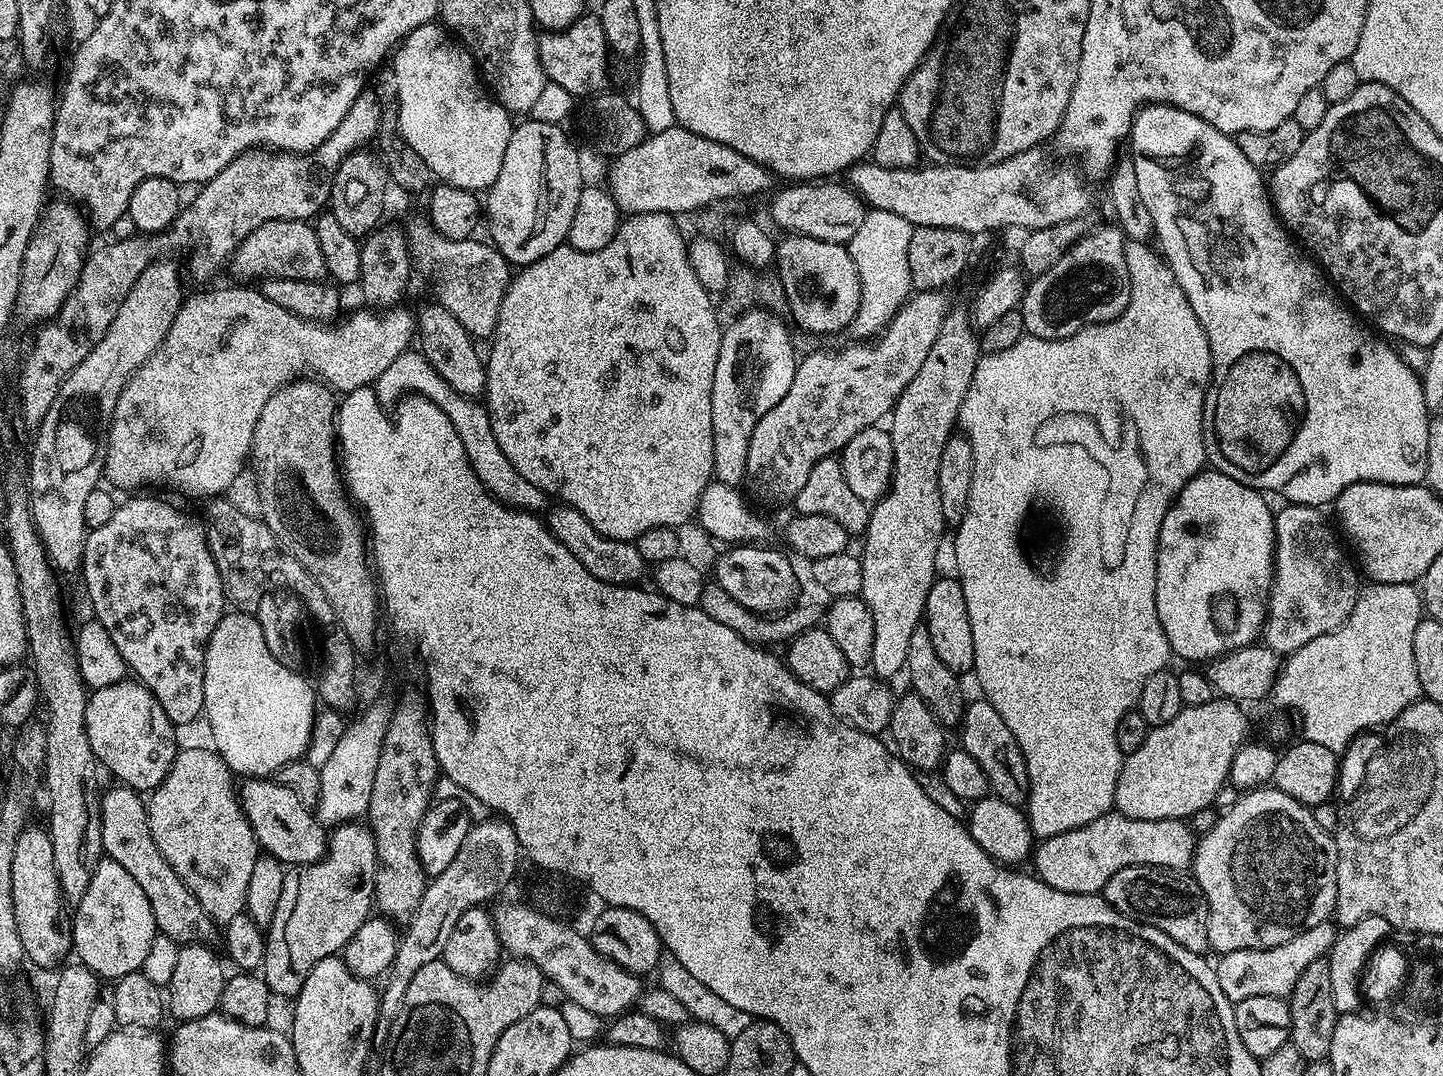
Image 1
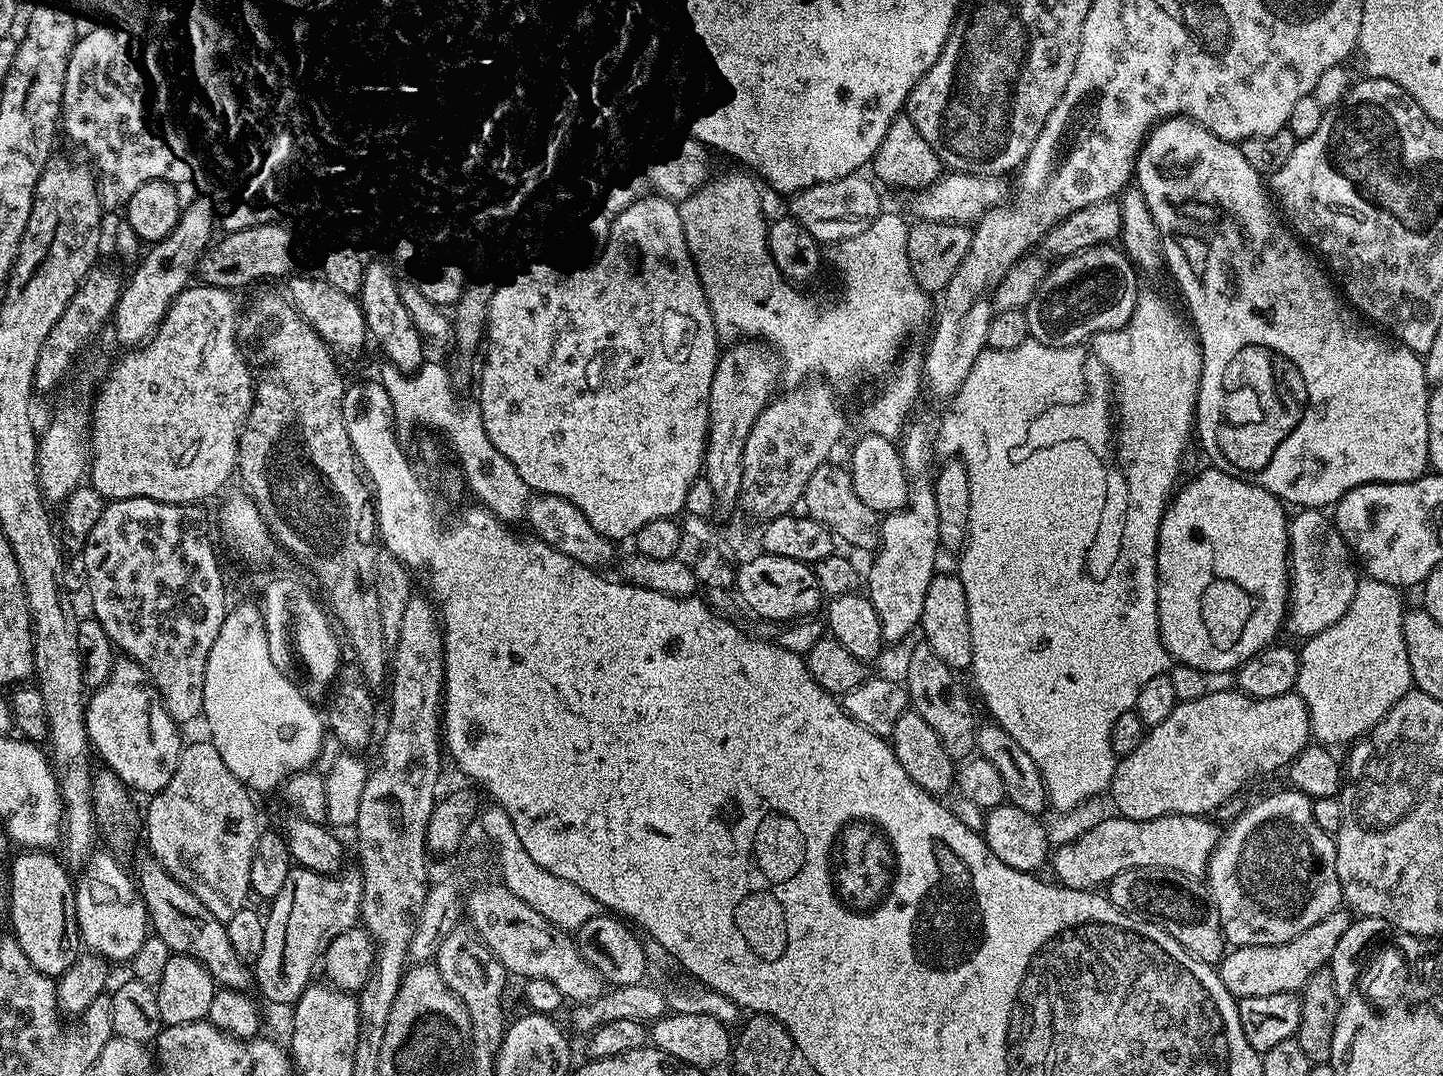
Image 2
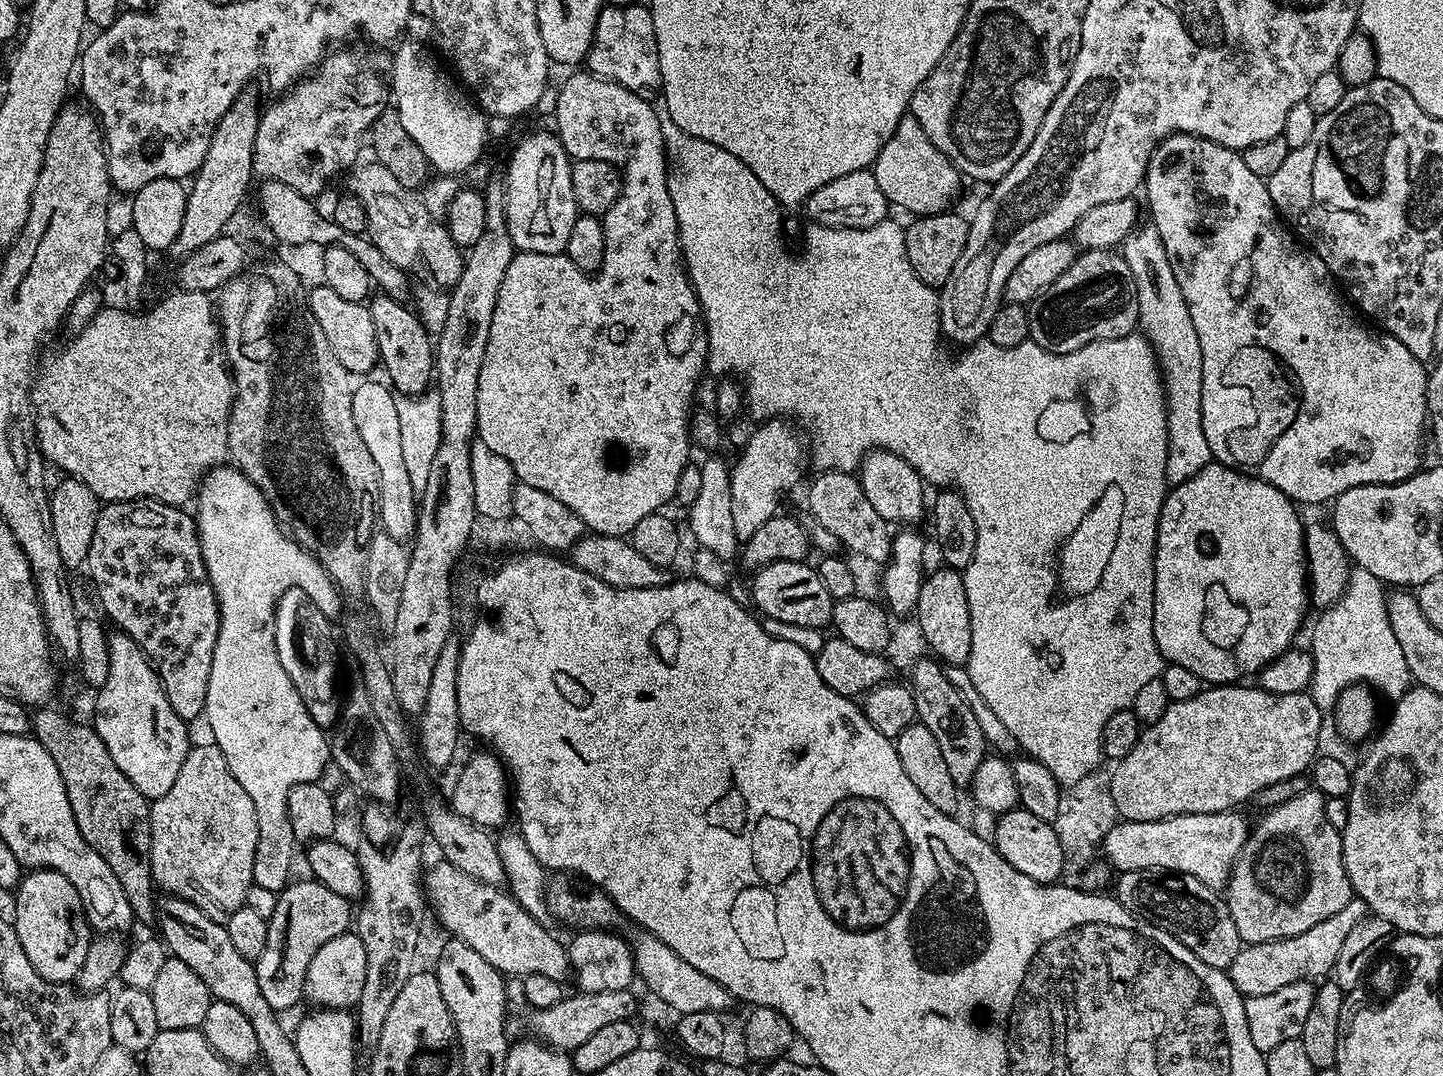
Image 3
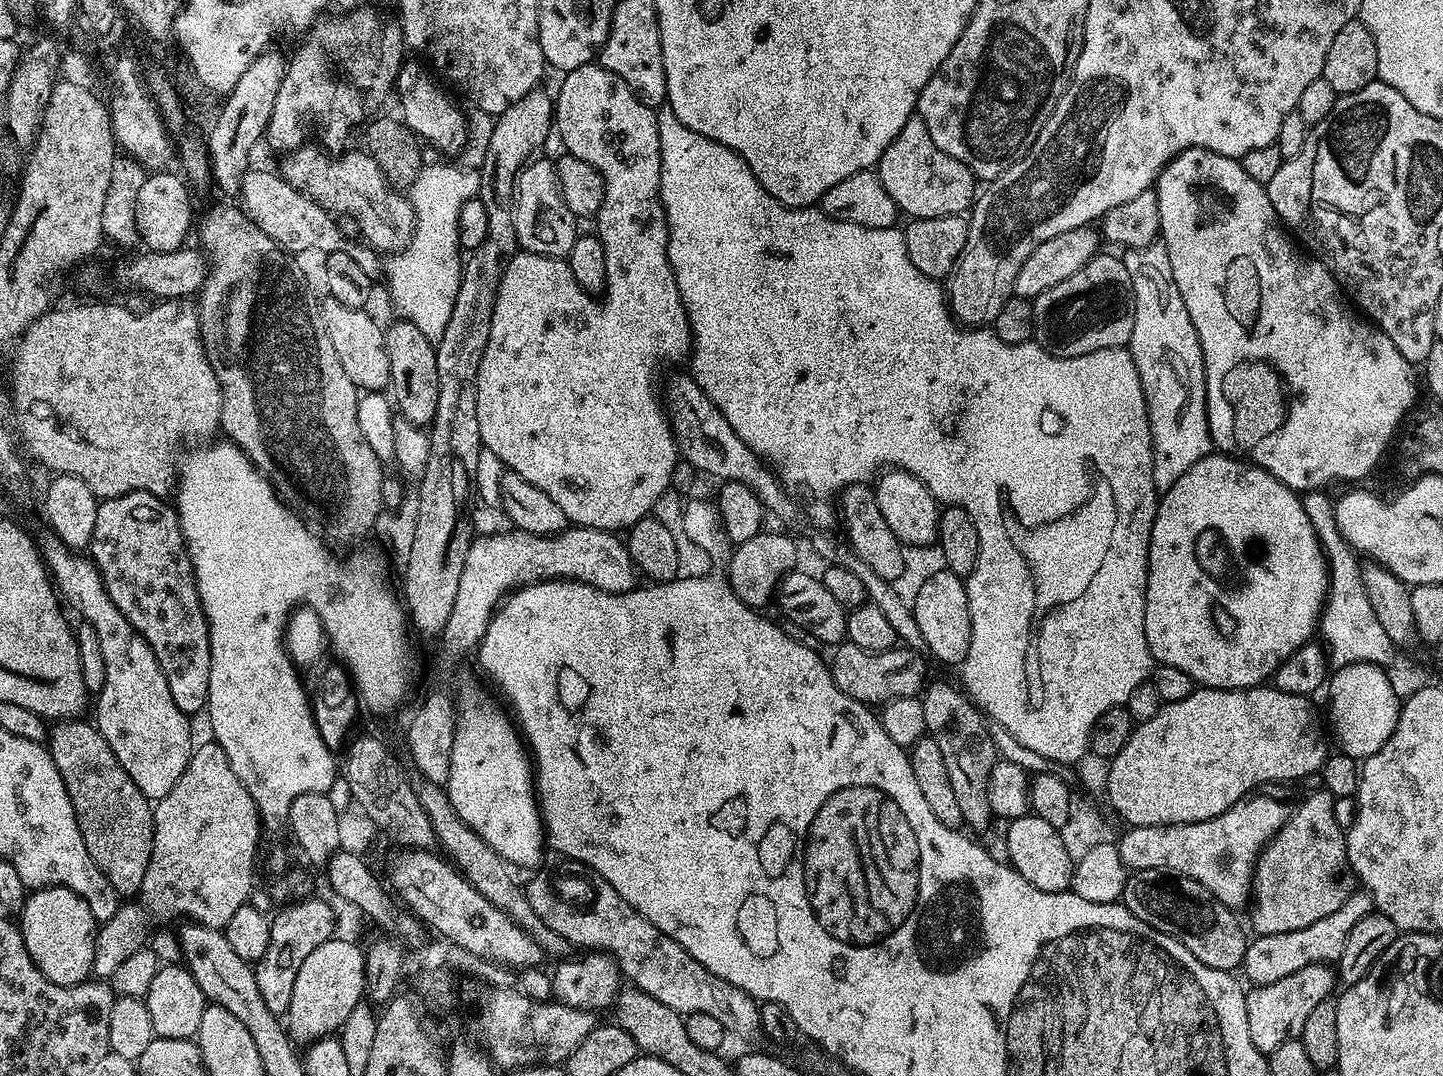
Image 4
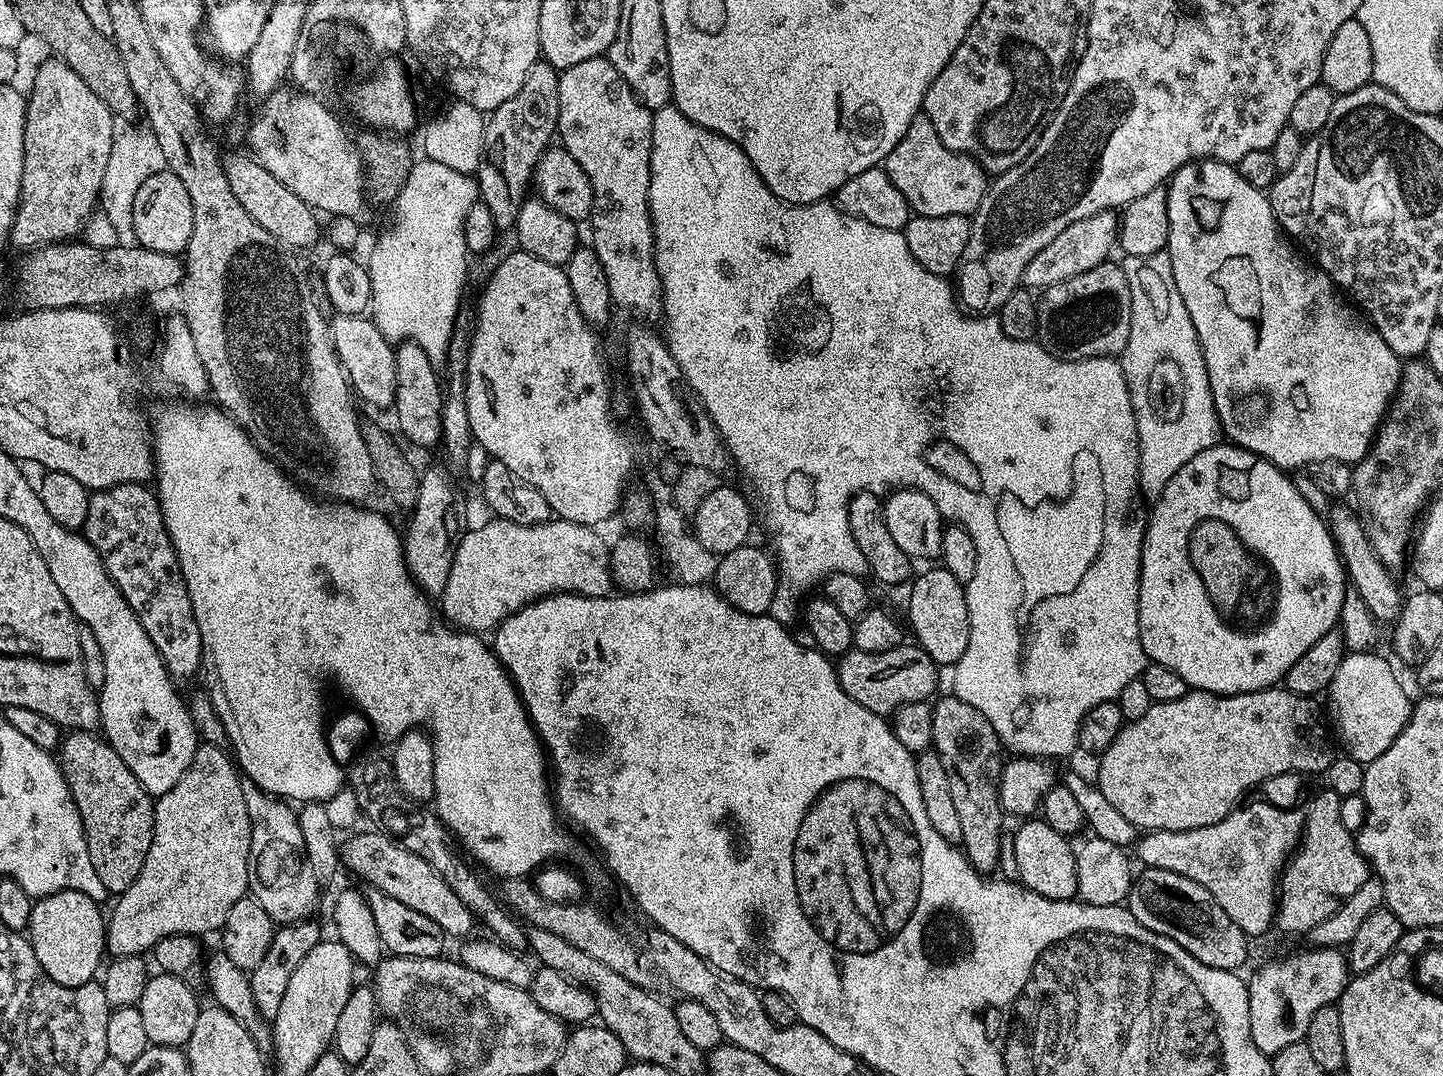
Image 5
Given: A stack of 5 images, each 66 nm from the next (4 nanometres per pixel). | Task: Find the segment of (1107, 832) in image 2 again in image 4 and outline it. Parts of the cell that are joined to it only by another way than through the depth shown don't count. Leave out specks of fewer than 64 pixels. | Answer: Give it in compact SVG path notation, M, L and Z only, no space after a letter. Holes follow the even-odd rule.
M1260 794L1249 795L1230 806L1230 810L1218 814L1218 818L1210 818L1206 822L1129 827L1128 833L1118 840L1121 860L1128 870L1162 868L1166 872L1194 878L1194 882L1206 886L1218 902L1240 910L1252 899L1256 857L1293 813L1291 807L1287 808L1272 796L1256 795Z

